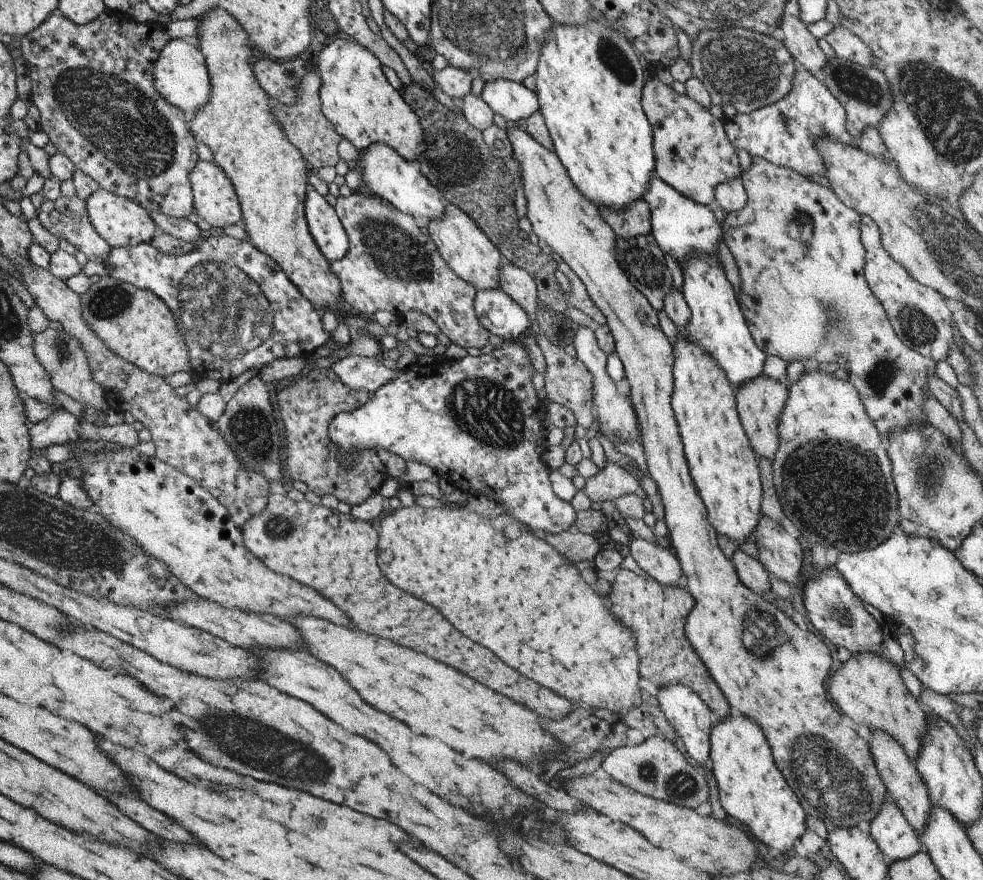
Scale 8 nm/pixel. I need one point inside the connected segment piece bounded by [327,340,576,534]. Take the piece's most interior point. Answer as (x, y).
(477, 422)

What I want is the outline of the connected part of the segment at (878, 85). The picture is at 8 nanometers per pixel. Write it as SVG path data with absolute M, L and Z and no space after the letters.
M835 55L824 62L819 78L843 107L846 114L845 130L857 140L865 127L871 125L877 128L880 118L892 105L892 94L883 73L873 64L864 67L853 61L839 62L837 58Z

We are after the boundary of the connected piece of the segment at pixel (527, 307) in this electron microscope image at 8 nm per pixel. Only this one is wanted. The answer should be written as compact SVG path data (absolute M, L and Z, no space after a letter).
M502 262L498 274L498 286L504 290L522 310L528 314L531 320L538 307L538 299L535 295L535 282L533 278L523 270L509 262Z

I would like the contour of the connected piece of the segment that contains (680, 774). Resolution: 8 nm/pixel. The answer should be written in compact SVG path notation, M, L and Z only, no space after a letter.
M655 735L634 746L615 747L602 758L600 766L614 781L654 799L679 806L687 804L687 808L697 808L707 800L707 782L703 774L699 774L665 736Z

